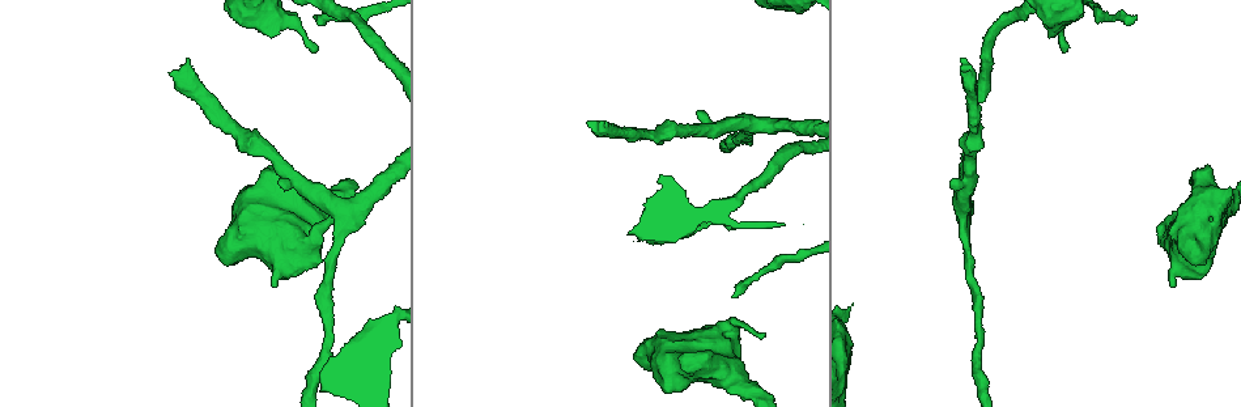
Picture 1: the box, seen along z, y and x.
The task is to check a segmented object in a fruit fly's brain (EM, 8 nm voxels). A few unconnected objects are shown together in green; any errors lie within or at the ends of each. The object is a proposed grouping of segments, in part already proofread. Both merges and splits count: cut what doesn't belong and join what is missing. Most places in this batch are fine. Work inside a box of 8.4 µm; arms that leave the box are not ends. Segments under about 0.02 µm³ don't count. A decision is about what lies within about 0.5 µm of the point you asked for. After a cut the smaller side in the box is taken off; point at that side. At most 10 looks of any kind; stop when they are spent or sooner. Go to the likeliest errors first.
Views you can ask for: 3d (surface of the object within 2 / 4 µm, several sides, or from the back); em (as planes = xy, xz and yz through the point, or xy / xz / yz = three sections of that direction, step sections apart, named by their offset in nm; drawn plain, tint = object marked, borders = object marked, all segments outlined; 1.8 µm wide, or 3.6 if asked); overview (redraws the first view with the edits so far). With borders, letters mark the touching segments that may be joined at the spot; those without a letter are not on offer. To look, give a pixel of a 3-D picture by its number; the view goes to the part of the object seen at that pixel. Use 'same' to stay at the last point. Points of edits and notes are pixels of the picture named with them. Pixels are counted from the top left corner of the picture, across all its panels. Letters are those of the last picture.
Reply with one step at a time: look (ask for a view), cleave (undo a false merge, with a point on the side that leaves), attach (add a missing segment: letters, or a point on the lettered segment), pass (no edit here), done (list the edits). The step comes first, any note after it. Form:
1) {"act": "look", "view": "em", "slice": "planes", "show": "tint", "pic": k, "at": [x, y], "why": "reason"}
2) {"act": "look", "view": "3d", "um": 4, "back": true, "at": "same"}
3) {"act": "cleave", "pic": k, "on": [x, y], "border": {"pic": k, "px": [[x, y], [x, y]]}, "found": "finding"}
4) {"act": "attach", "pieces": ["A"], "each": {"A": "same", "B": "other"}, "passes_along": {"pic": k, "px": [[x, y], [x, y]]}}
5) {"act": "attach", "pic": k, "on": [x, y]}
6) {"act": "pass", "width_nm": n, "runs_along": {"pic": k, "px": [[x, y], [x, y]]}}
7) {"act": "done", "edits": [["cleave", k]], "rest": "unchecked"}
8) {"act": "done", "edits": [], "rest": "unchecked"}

{"act": "look", "view": "3d", "um": 4, "pic": 1, "at": [962, 60]}

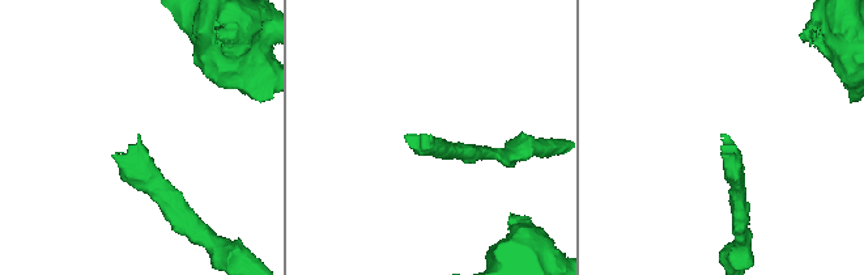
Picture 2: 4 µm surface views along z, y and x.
{"act": "look", "view": "em", "um": 3.6, "slice": "planes", "show": "borders", "pic": 2, "at": [427, 136]}

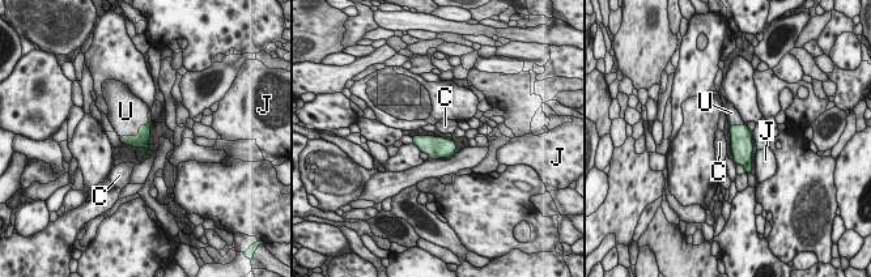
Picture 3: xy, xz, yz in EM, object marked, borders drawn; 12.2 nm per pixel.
{"act": "attach", "pieces": ["U"], "width_nm": 180, "longest_contact_nm": ["U", 500], "each": {"C": "other", "J": "other", "U": "same"}, "found": "the neuron continues"}

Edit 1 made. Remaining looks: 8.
{"act": "look", "view": "overview", "why": "redraw"}

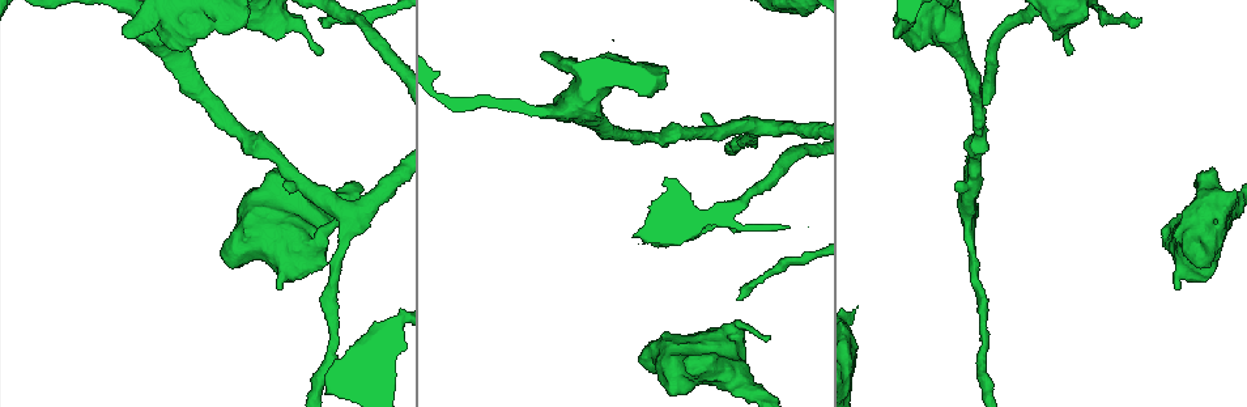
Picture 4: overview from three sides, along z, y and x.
{"act": "look", "view": "3d", "um": 2, "back": true, "pic": 4, "at": [1180, 213], "why": "branch stops here"}

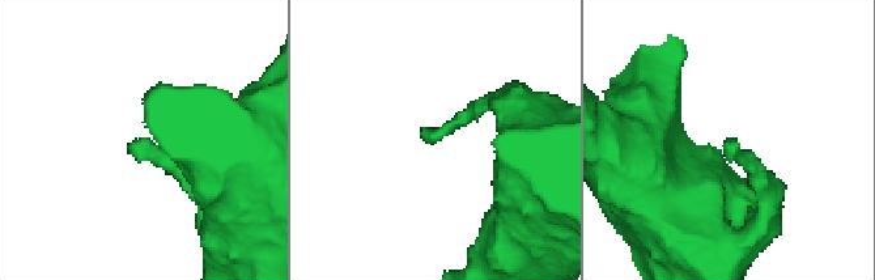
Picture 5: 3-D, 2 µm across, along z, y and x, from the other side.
{"act": "look", "view": "em", "slice": "planes", "show": "borders", "pic": 5, "at": [128, 144]}

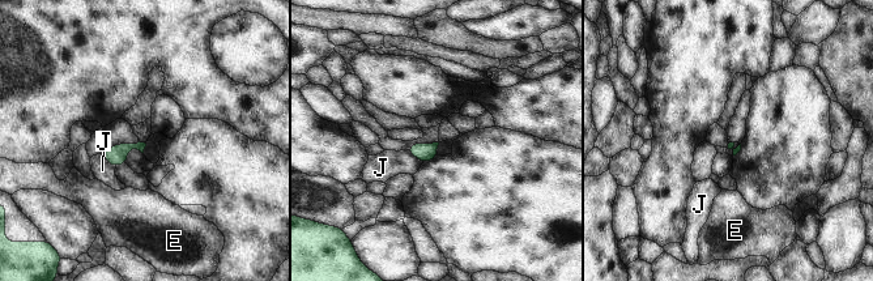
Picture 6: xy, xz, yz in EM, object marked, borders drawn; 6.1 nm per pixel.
{"act": "pass", "each": {"E": "other", "J": "other"}, "border": {"pic": 6, "px": [[102, 154], [115, 167]]}, "found": "no lettered segment goes on from it"}

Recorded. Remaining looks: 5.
{"act": "look", "view": "3d", "um": 2, "pic": 4, "at": [1070, 53], "why": "branch stops here"}

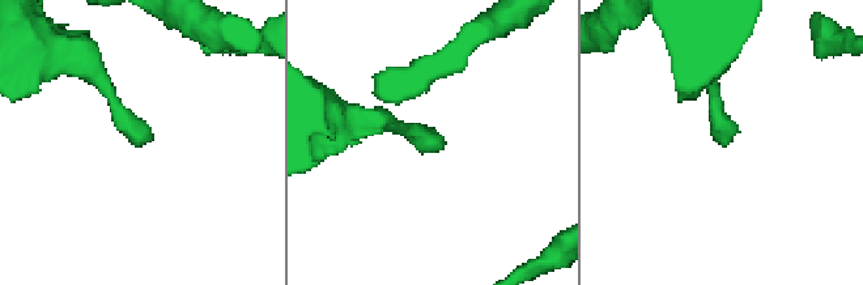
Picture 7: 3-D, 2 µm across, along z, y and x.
{"act": "look", "view": "em", "slice": "xz", "step": 4, "show": "plain", "pic": 7, "at": [150, 137]}

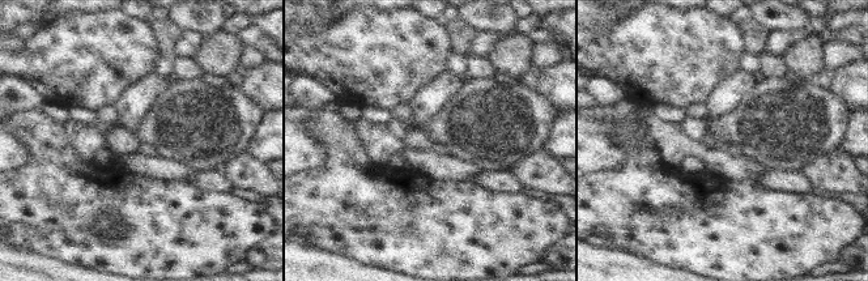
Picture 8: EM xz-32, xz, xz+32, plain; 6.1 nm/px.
{"act": "look", "view": "em", "slice": "xz", "step": 4, "show": "borders", "at": "same"}

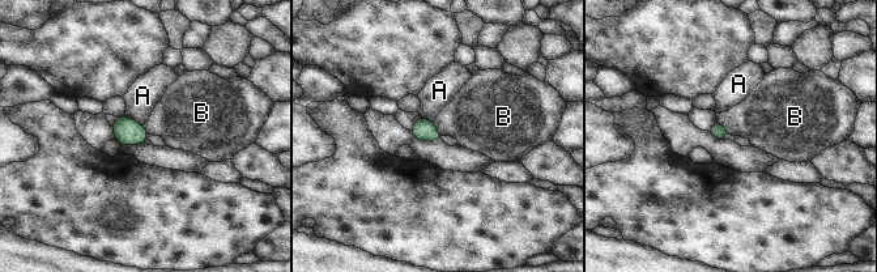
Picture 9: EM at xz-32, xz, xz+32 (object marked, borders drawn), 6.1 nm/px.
{"act": "pass", "each": {"A": "other", "B": "other"}, "border": {"pic": 9, "px": [[716, 119], [731, 134]]}, "found": "no lettered segment goes on from it"}

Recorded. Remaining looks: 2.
{"act": "look", "view": "em", "um": 3.6, "slice": "xy", "step": 8, "show": "borders", "pic": 4, "at": [1175, 289]}

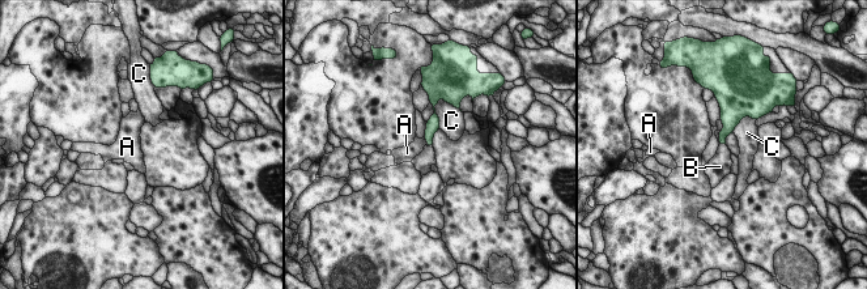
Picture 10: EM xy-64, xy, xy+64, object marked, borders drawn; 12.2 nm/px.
{"act": "look", "view": "em", "um": 3.6, "slice": "planes", "show": "borders", "at": "same", "why": "another direction"}

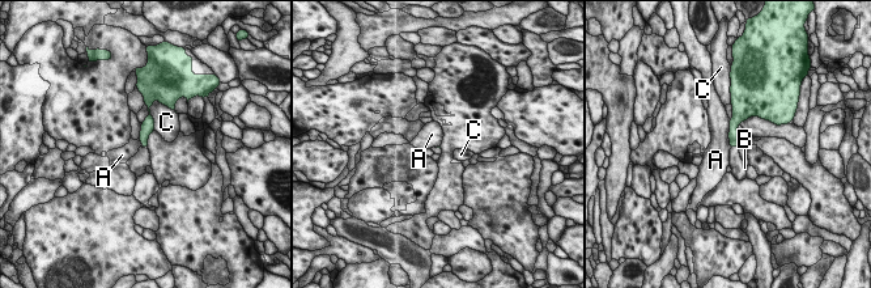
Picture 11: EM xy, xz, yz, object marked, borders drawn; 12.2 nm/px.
{"act": "attach", "pieces": ["B"], "each": {"A": "other", "B": "same", "C": "other"}, "found": "the neuron continues"}

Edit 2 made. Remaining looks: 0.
{"act": "done", "edits": [["attach", 3], ["attach", 11]], "rest": "unchecked"}

